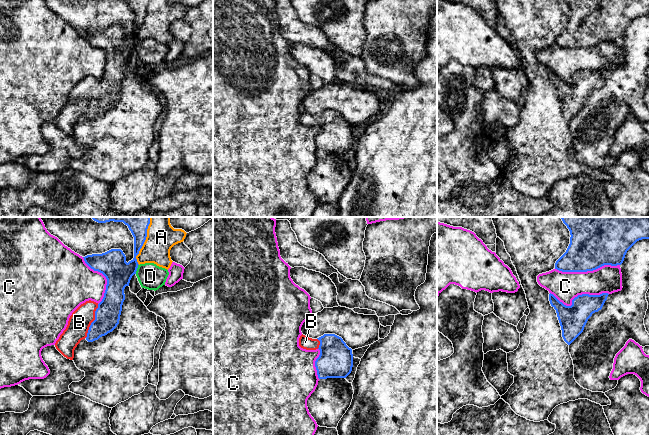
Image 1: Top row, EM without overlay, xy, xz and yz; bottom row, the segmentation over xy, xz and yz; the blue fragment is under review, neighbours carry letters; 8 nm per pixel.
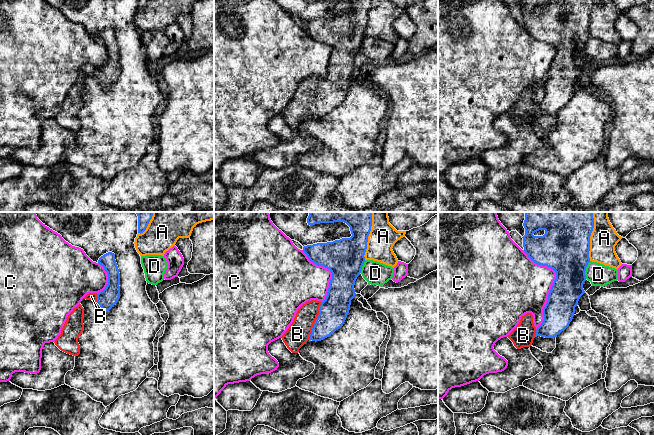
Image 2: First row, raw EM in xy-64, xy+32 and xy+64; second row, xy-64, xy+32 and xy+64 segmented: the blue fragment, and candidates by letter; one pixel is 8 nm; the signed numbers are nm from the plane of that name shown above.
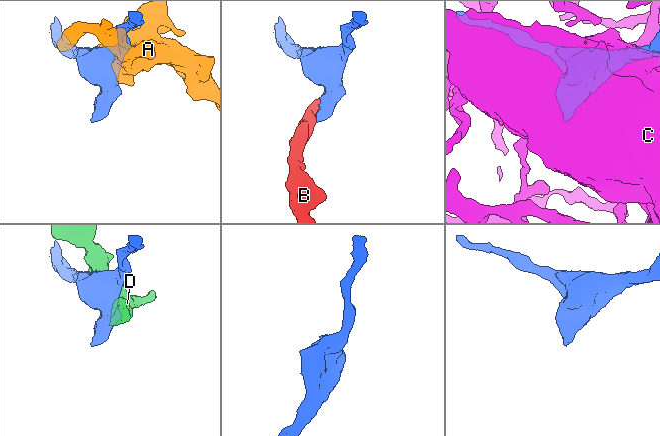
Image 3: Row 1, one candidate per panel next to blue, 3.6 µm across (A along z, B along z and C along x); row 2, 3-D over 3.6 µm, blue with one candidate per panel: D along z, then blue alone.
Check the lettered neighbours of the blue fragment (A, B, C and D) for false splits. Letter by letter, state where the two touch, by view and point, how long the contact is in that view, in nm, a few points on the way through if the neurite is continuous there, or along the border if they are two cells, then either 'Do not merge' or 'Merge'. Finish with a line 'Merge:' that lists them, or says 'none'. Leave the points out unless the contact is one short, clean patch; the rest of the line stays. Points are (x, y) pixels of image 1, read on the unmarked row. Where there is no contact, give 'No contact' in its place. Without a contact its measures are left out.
A: Touches blue at xy (143, 19). Shared border 340 nm. Do not merge
B: Touches blue at xy (93, 97). Shared border 300 nm. Path across: xy (107, 91), (93, 97), (79, 98). Merge
C: Touches blue at yz (587, 46). Shared border 500 nm. Do not merge
D: Touches blue at xy (136, 45). Shared border 80 nm. Do not merge
Merge: B

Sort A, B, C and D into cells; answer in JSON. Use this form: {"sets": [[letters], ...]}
{"sets": [["A"], ["B"], ["C"], ["D"]]}

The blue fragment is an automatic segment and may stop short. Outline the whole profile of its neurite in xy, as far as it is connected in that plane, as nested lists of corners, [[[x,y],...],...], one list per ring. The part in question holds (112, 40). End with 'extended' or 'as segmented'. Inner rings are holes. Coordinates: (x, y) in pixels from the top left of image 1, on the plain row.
[[[125,0],[134,13],[134,34],[126,38],[126,32],[121,25],[111,25],[102,30],[87,31],[85,39],[94,47],[102,49],[107,55],[106,66],[102,77],[98,80],[94,77],[86,77],[81,80],[70,92],[68,101],[55,119],[56,125],[67,135],[73,136],[74,126],[81,116],[88,118],[98,116],[100,113],[112,108],[119,100],[122,81],[125,76],[124,65],[129,62],[130,56],[136,50],[138,38],[136,32],[139,30],[146,13],[149,0]]] | extended

